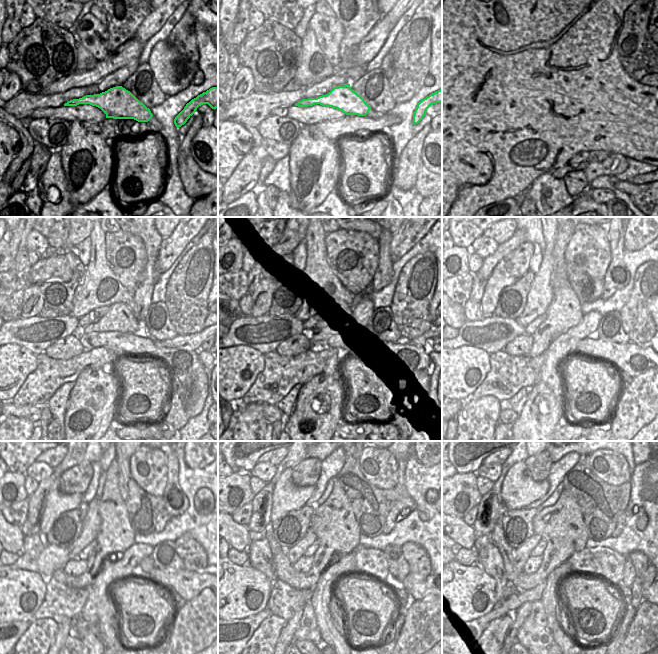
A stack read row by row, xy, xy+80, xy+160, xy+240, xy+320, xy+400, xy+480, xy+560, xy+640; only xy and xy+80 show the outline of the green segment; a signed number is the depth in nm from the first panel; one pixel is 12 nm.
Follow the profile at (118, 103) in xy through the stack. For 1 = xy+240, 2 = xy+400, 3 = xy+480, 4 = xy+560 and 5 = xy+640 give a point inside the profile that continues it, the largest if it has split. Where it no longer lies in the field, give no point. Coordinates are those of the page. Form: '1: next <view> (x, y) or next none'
1: next xy+240 (119, 317)
2: next xy+400 (564, 312)
3: next xy+480 (115, 535)
4: next xy+560 (333, 522)
5: next xy+640 (562, 527)

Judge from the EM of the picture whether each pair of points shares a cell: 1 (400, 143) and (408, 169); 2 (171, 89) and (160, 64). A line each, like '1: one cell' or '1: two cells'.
1: two cells
2: one cell

